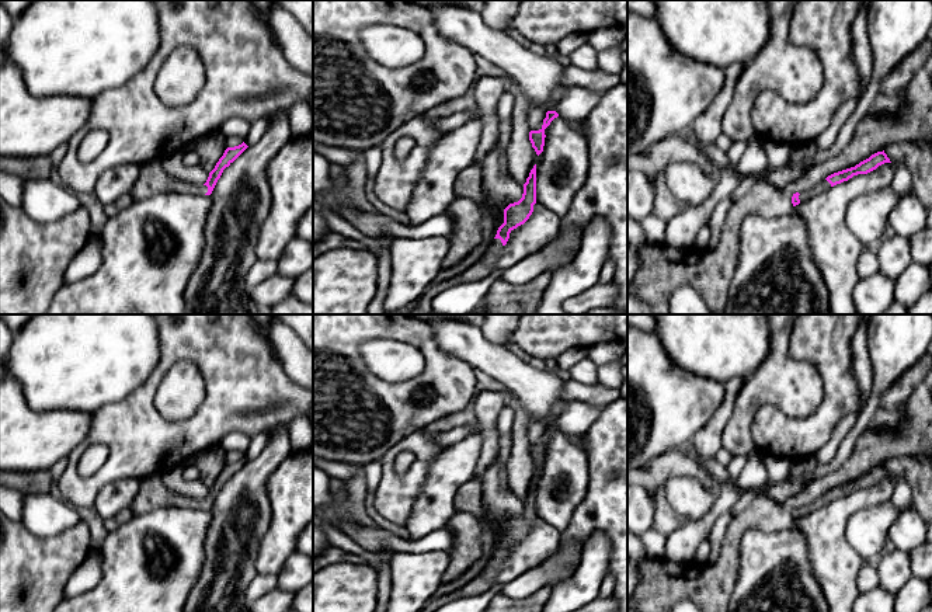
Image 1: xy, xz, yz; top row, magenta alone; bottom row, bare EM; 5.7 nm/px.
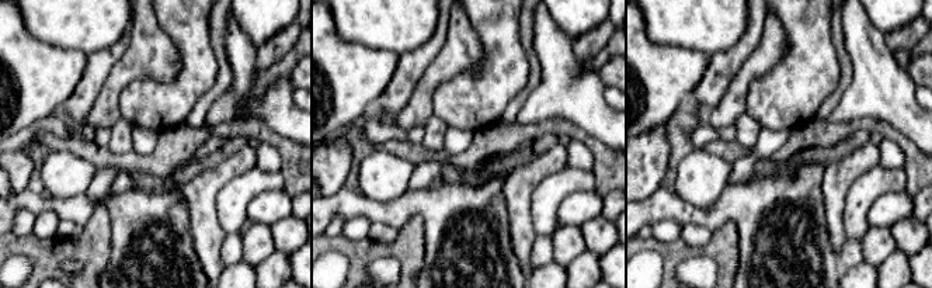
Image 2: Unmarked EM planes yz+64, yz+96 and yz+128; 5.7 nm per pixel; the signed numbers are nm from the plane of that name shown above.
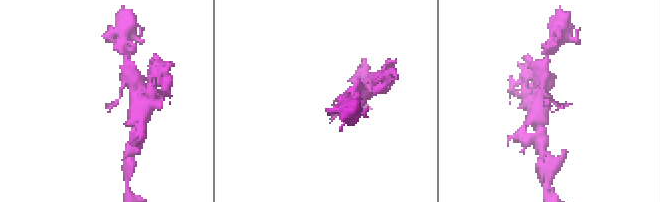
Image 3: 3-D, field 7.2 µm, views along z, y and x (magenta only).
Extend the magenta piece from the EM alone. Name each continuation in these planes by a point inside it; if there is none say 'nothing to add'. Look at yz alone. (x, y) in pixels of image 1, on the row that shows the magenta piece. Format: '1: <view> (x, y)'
1: yz (824, 184)

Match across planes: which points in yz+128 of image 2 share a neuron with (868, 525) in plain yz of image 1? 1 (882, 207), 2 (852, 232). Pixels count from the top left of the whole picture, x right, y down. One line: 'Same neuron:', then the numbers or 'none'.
Same neuron: 2

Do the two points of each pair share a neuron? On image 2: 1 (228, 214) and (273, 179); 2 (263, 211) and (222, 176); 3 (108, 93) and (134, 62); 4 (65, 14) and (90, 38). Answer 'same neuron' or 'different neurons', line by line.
1: same neuron
2: different neurons
3: same neuron
4: same neuron

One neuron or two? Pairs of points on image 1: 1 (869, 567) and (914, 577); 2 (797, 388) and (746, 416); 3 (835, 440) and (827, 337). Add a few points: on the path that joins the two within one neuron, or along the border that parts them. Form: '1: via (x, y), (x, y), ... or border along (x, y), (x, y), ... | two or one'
1: border along (876, 562), (877, 586), (861, 593) | two
2: via (783, 388), (769, 388), (755, 402) | one
3: border along (858, 410), (838, 421), (814, 455) | two

